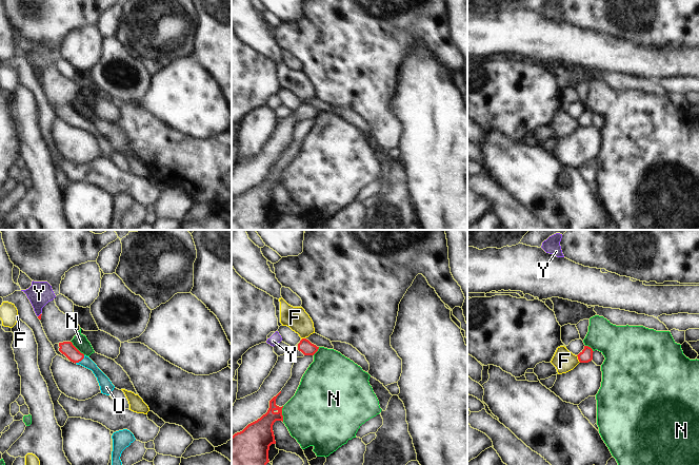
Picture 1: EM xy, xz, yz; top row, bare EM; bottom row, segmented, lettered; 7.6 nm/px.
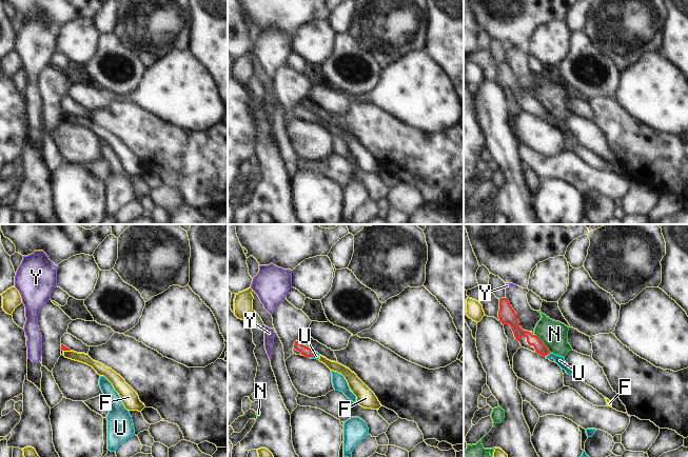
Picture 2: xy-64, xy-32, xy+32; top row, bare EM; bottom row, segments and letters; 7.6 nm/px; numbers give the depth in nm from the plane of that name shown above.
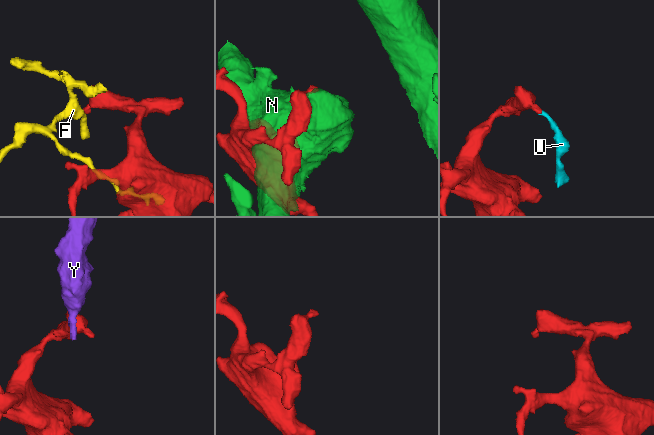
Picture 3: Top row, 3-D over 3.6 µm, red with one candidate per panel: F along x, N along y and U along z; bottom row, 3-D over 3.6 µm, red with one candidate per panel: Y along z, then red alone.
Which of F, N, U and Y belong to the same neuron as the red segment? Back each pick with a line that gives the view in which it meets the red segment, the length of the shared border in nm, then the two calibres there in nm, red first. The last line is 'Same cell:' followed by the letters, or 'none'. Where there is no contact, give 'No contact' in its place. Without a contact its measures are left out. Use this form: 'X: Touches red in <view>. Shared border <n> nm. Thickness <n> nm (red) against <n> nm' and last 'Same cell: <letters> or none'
U: Touches red in xy. Shared border 100 nm. Thickness 110 nm (red) against 90 nm
Same cell: U

